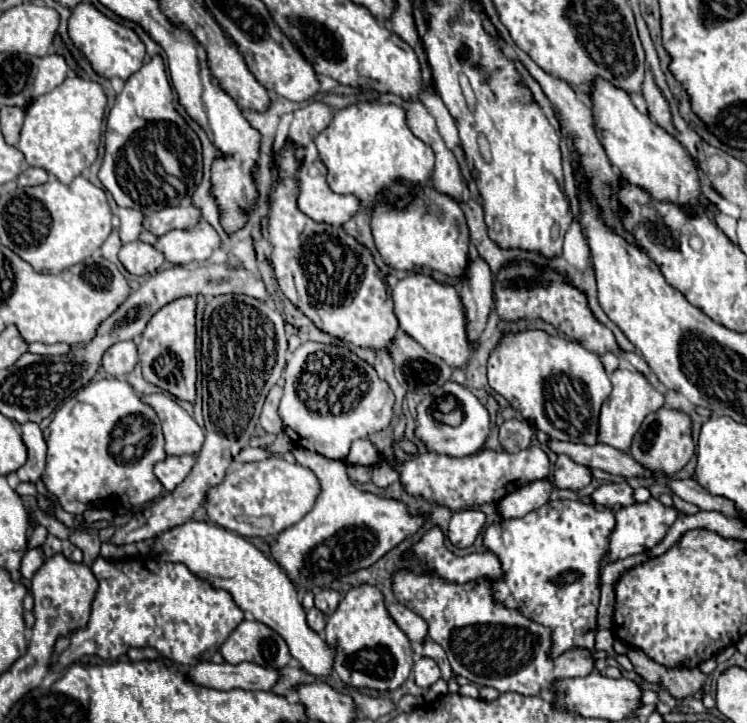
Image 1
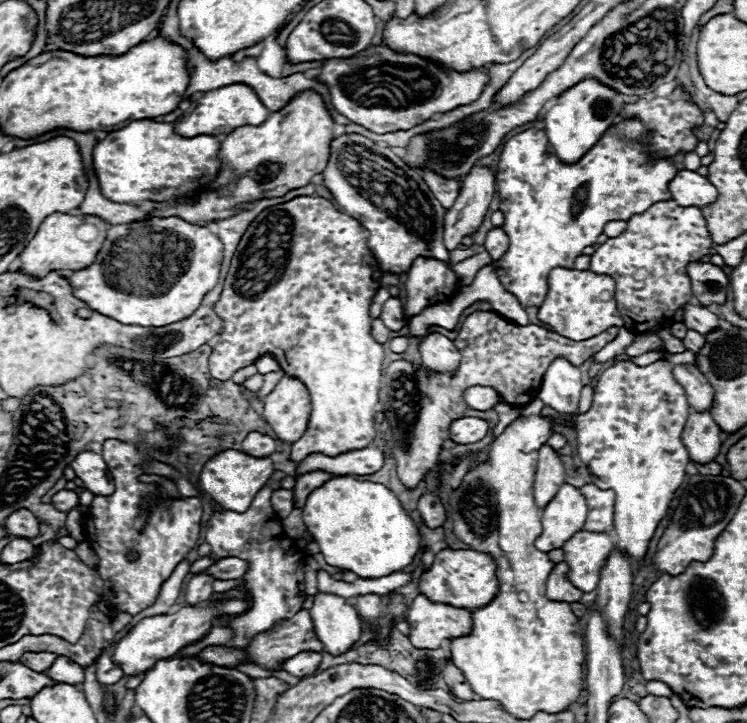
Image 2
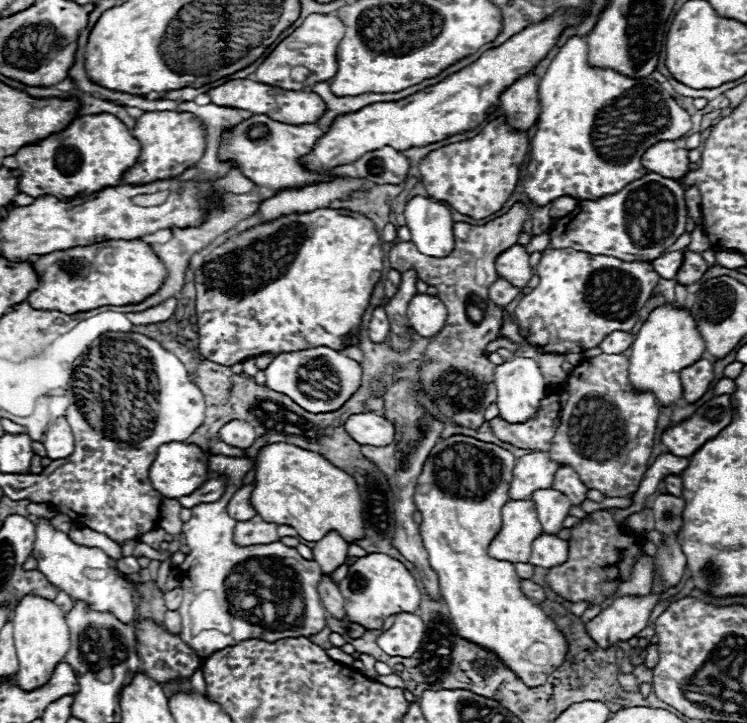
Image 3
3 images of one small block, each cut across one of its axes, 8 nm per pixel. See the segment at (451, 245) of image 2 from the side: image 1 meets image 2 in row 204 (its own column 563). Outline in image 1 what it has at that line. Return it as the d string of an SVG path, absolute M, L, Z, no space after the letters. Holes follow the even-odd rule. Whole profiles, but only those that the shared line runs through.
M558 454L558 460L554 464L554 484L558 488L568 488L568 490L580 490L592 482L592 472L570 460L566 454Z

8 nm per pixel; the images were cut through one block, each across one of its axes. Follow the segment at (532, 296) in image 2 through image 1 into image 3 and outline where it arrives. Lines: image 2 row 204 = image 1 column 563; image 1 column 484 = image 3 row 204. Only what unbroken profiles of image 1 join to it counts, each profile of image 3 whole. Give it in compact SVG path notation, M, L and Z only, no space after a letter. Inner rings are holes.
M576 36L570 38L560 48L558 56L552 60L548 72L540 80L538 92L540 92L538 130L532 136L530 160L524 170L524 194L528 202L534 206L546 206L560 196L572 196L576 200L596 200L608 194L616 194L628 182L634 182L636 178L648 174L648 170L640 162L648 146L662 140L678 140L692 128L690 114L666 90L662 90L662 86L654 78L646 76L642 80L634 80L614 70L600 70L588 66L588 46L582 38Z

